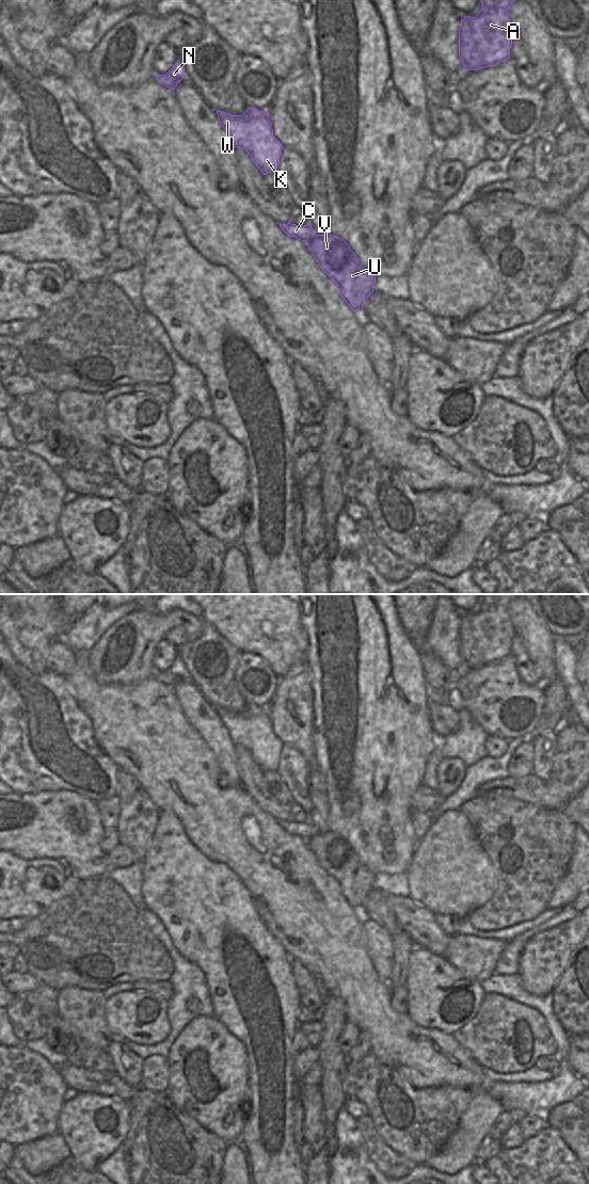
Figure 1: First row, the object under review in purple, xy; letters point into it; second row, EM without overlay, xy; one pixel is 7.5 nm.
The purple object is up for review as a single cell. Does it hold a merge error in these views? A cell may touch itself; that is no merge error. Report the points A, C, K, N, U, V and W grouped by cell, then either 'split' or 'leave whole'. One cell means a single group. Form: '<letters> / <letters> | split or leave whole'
A U V / C K N W | split

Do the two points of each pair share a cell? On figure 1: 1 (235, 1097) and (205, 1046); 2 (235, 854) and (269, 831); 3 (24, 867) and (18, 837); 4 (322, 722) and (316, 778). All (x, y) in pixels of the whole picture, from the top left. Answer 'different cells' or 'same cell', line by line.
1: same cell
2: same cell
3: different cells
4: different cells

